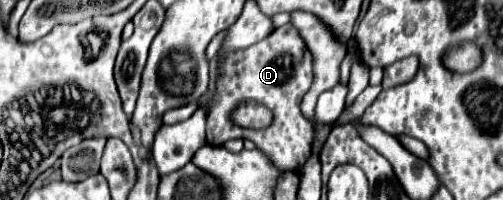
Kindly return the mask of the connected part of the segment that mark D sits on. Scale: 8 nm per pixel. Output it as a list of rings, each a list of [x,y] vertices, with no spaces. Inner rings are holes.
[[[293,25],[277,27],[263,41],[241,49],[241,53],[225,55],[219,65],[219,83],[213,95],[203,95],[201,105],[209,107],[207,143],[225,145],[229,139],[251,139],[279,169],[299,171],[311,155],[315,127],[301,113],[301,99],[313,83],[313,55]],[[245,101],[257,101],[273,113],[273,121],[265,129],[239,127],[231,121],[231,113]]]

